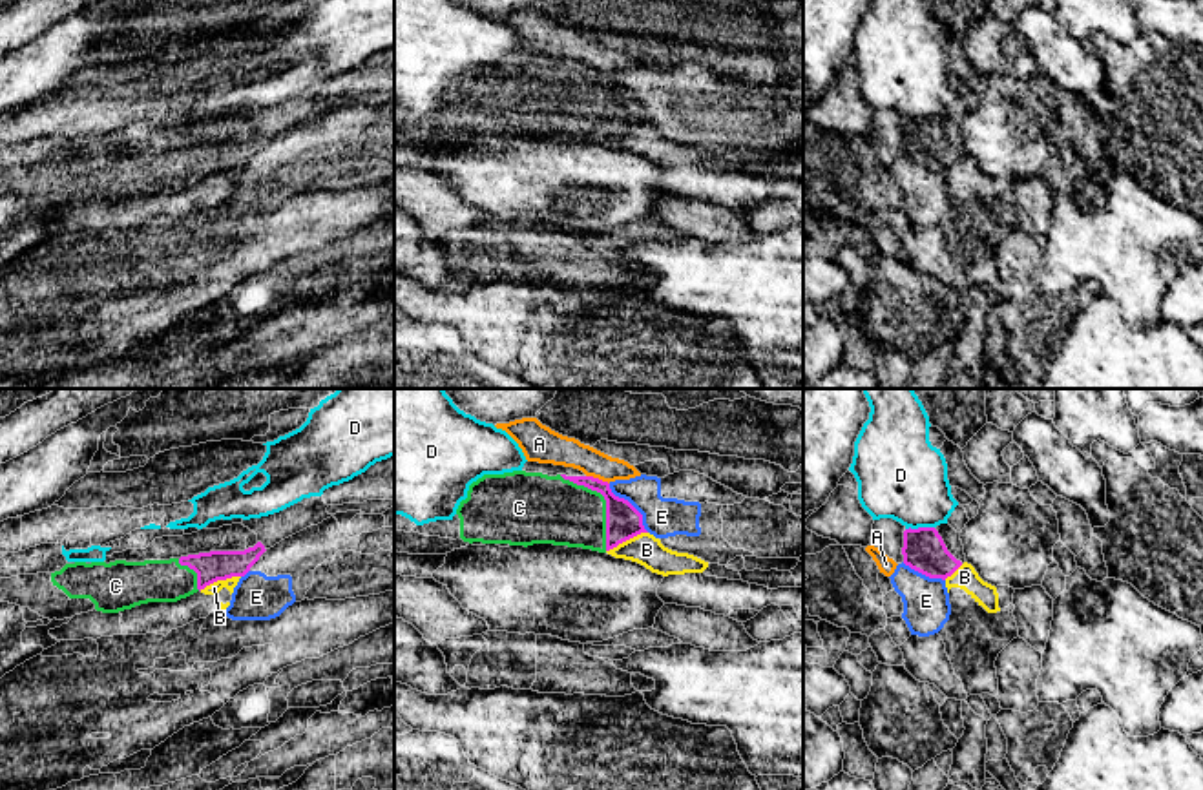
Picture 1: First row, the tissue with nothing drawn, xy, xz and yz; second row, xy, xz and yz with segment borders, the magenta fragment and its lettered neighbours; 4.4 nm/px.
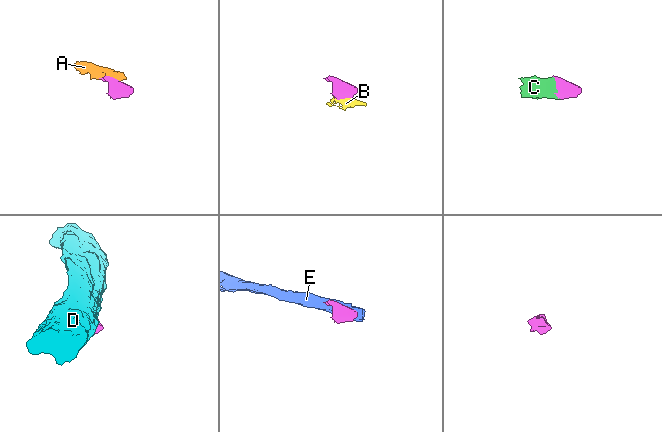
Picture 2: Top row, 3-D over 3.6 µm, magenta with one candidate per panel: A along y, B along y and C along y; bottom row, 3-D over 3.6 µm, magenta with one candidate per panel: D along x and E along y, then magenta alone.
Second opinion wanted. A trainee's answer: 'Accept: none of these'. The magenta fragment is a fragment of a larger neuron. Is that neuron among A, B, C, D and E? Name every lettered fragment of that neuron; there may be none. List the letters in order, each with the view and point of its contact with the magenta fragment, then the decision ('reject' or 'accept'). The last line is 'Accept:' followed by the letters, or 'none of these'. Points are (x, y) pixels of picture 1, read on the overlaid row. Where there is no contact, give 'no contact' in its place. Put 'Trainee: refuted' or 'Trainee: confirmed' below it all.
A: meets magenta in xz at (597, 478); reject
B: meets magenta in xz at (627, 539); reject
C: meets magenta in xz at (606, 502); accept
D: meets magenta in yz at (919, 528); reject
E: meets magenta in xz at (632, 506); reject
Accept: C
Trainee: refuted

